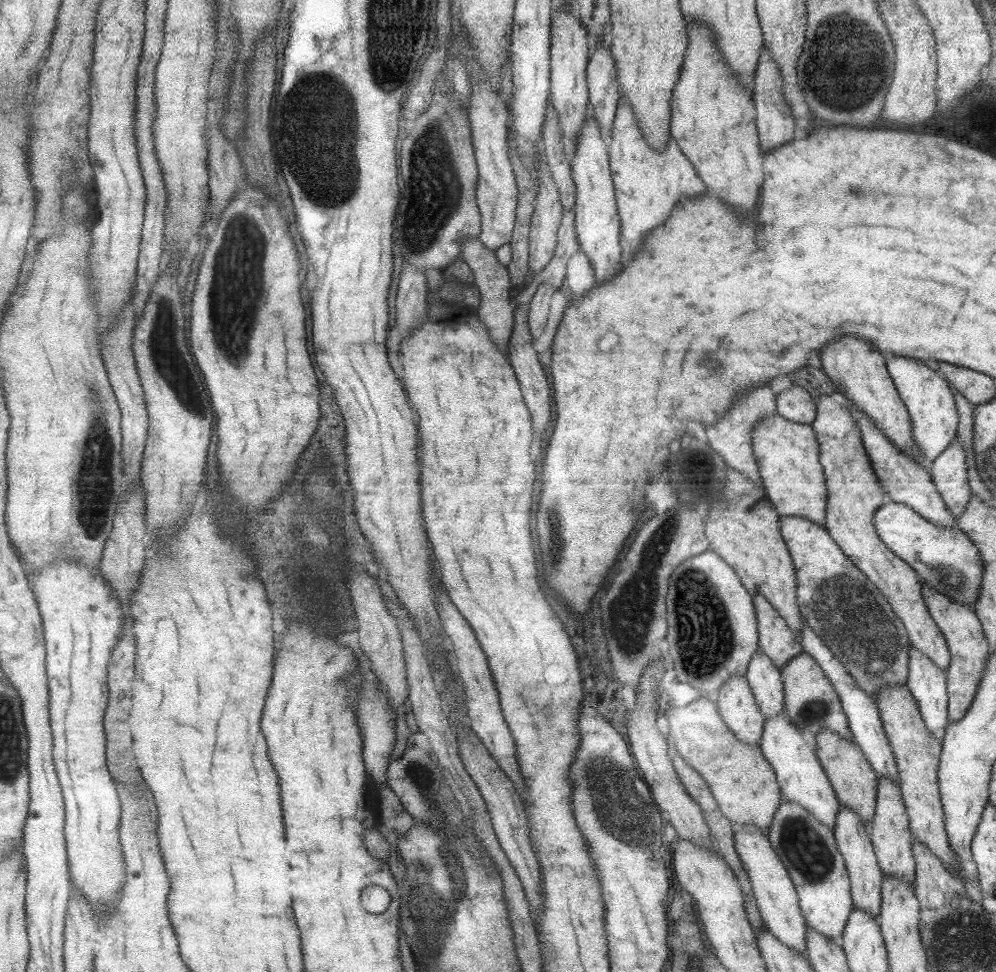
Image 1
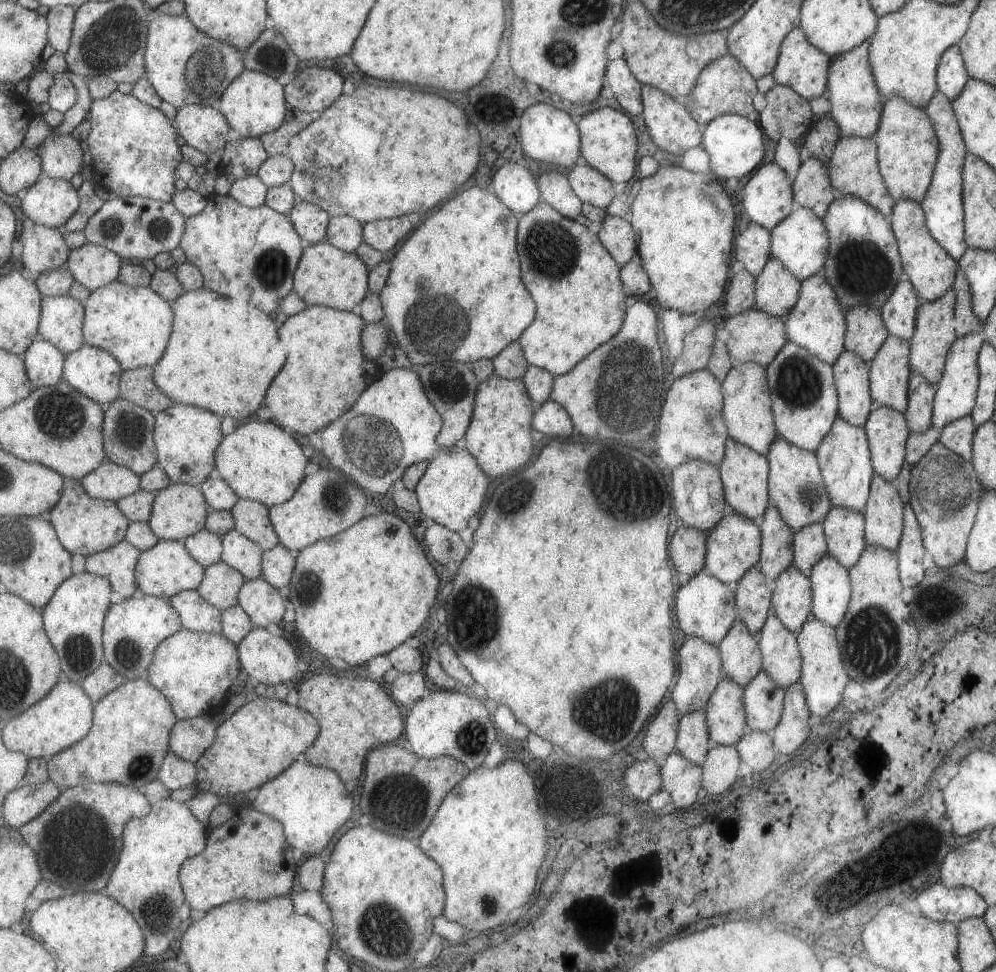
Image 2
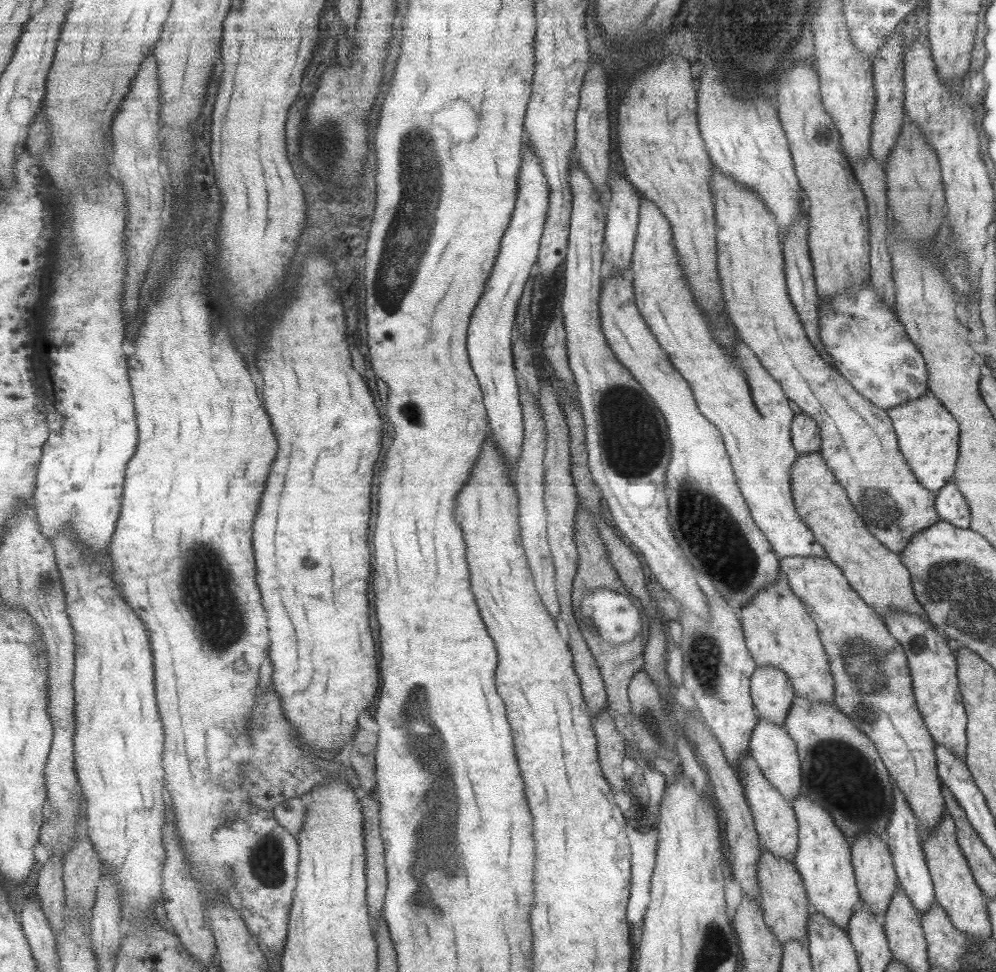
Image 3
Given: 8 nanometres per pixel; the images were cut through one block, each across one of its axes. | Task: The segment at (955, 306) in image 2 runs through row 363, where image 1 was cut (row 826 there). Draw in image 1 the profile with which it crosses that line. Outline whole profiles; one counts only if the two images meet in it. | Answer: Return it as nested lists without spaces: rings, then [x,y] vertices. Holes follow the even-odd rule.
[[[906,684],[885,686],[875,696],[876,707],[882,727],[891,746],[897,767],[898,786],[901,799],[908,816],[909,830],[931,854],[935,854],[943,866],[952,874],[959,863],[955,861],[955,852],[949,847],[944,829],[940,792],[937,784],[937,768],[941,745],[929,732],[920,716],[915,699],[907,690]]]

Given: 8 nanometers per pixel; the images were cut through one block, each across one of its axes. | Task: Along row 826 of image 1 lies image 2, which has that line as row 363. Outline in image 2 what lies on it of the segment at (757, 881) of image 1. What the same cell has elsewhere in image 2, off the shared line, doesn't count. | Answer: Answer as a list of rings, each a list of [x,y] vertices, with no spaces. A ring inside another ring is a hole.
[[[733,362],[722,386],[722,415],[728,436],[760,455],[767,454],[769,443],[777,436],[774,427],[770,390],[765,371],[756,362]]]

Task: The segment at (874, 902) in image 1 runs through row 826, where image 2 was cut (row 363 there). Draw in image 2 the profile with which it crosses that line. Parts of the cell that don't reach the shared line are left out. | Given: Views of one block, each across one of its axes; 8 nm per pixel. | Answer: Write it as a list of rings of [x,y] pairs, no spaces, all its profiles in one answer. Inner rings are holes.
[[[844,349],[832,364],[832,373],[838,398],[838,416],[852,425],[863,427],[868,414],[876,406],[868,385],[868,363],[858,354]]]

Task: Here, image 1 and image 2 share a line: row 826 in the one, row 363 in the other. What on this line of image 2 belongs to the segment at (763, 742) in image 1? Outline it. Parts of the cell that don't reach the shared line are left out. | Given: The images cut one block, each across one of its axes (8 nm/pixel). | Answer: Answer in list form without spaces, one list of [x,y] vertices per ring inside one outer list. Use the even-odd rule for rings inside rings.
[[[823,272],[812,274],[800,282],[797,302],[783,317],[786,338],[832,366],[845,349],[844,313],[843,306],[839,304],[837,295],[823,276]]]

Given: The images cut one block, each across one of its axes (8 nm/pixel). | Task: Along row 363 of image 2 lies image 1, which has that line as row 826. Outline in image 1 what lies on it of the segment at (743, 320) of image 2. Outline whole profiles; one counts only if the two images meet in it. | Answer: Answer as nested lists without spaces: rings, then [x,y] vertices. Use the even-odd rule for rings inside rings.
[[[700,696],[685,706],[670,706],[664,712],[669,730],[667,743],[671,752],[679,753],[687,765],[707,782],[719,812],[733,826],[751,824],[763,834],[771,824],[782,797],[771,765],[763,758],[759,745],[743,744],[725,726],[714,698]]]

